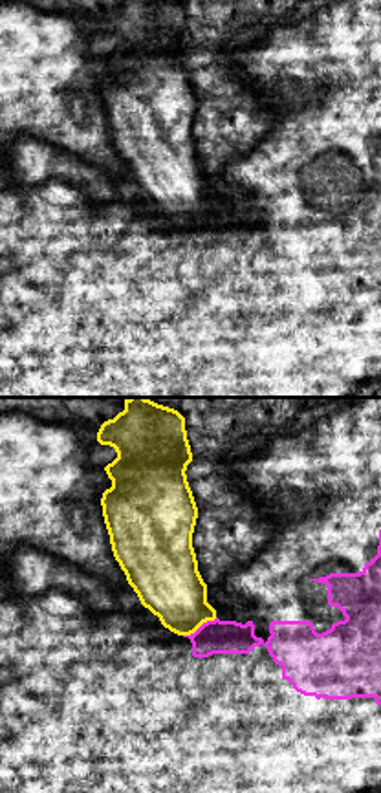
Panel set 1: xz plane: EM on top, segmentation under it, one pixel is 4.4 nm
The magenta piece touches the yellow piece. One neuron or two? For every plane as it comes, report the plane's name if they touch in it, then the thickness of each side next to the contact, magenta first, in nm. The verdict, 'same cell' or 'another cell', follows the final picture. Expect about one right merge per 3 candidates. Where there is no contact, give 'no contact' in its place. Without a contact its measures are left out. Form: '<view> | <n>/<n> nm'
xz | 150/280 nm

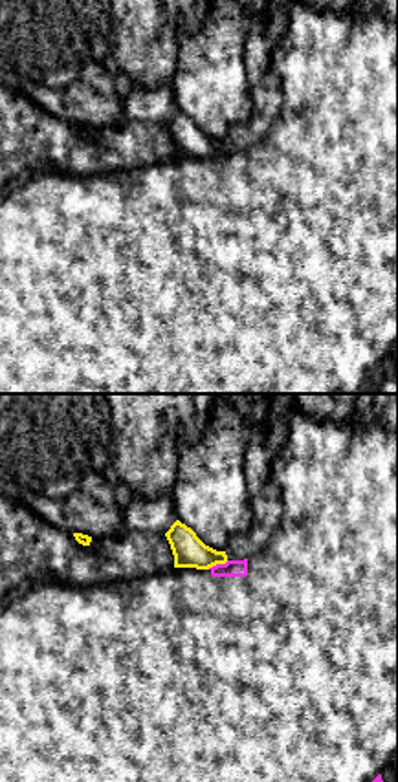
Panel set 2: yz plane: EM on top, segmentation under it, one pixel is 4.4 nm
yz | 80/140 nm

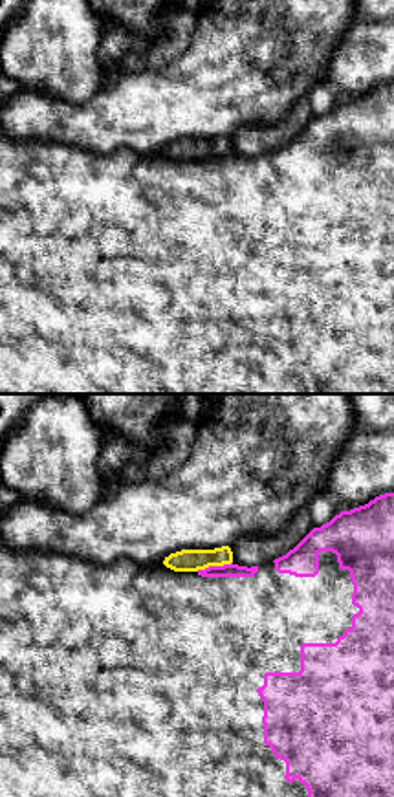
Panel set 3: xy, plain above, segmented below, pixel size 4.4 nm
xy | 60/100 nm

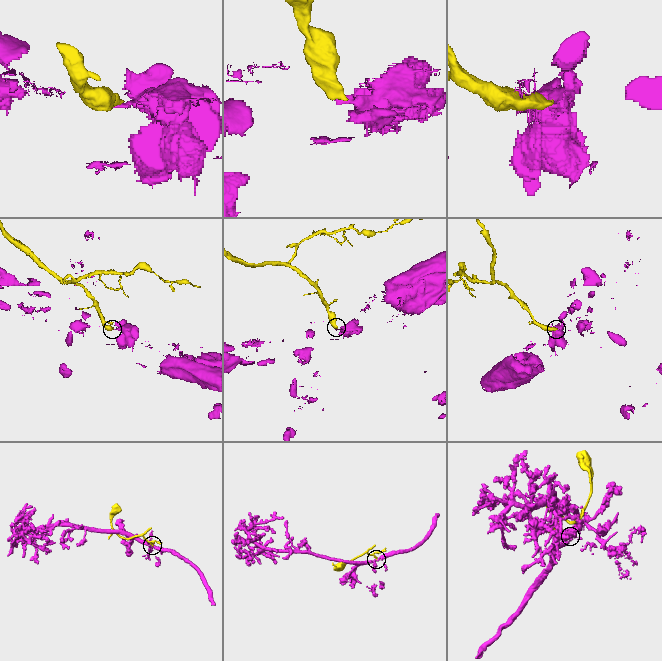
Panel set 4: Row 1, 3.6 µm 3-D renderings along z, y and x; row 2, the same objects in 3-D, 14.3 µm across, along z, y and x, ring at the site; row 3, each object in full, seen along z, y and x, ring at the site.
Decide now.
another cell

